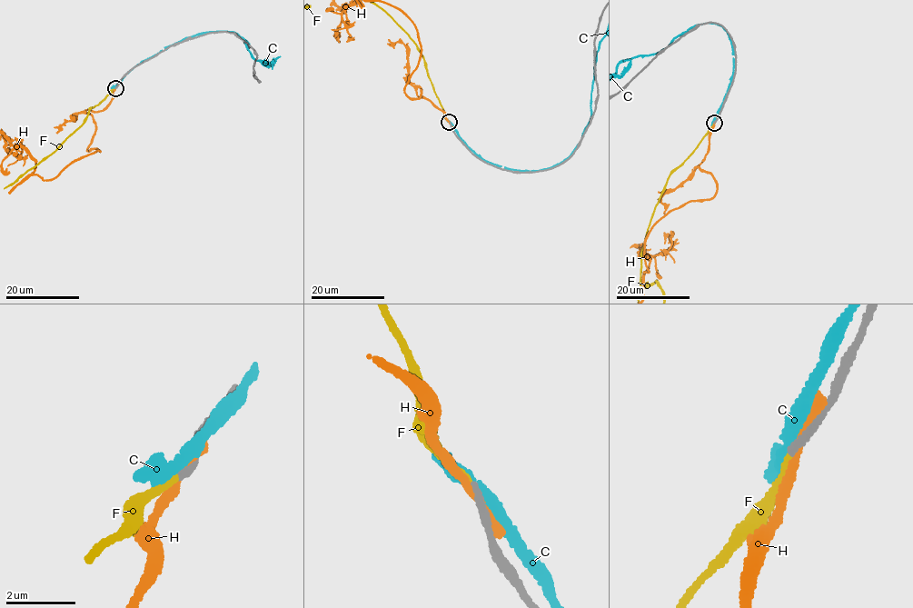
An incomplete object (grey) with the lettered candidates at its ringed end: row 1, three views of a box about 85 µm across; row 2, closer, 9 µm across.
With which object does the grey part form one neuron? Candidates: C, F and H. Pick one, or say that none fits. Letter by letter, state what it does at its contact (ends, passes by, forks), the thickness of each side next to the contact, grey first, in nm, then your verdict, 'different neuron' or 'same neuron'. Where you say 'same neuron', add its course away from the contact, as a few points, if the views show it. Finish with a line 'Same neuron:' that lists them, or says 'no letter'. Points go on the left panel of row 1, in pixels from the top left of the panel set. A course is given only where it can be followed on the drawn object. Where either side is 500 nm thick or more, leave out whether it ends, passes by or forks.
C: it passes by | 240/380 nm | different neuron
F: it ends | 200/200 nm | same neuron
H: it ends | 280/320 nm | different neuron
Same neuron: F

